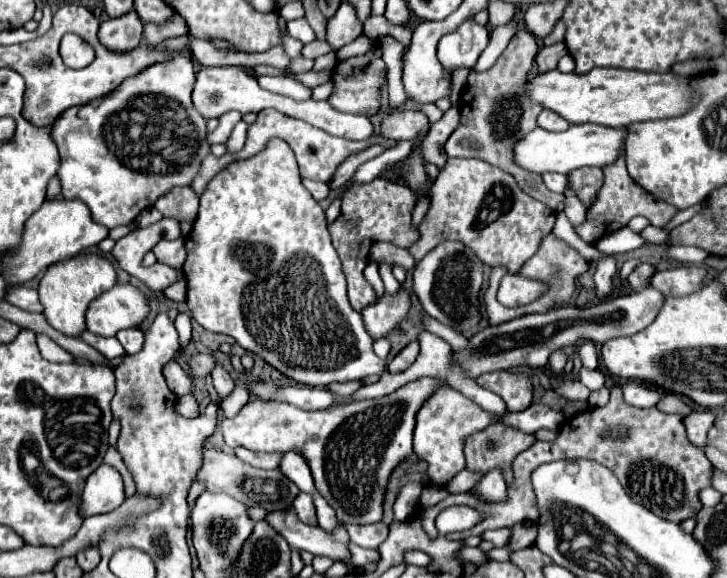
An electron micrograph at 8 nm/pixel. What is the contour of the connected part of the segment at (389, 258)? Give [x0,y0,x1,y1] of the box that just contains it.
[369,242,416,270]

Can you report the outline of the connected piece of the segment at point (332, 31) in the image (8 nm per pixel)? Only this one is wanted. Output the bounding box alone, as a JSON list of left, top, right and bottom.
[327,3,363,49]

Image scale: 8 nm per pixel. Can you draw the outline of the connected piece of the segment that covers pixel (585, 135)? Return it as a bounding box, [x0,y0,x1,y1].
[513,125,625,175]

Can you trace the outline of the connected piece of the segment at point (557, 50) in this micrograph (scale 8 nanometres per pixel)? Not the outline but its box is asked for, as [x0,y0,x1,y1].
[535,41,567,71]

